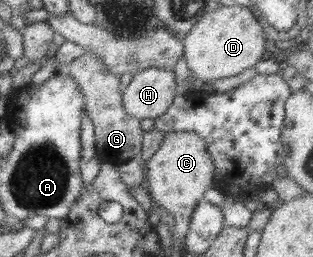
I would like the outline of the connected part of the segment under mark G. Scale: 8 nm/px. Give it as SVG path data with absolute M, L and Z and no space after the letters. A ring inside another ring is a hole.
M91 57L73 61L69 68L69 76L79 84L84 109L94 125L95 150L100 162L112 162L119 167L140 157L144 131L140 128L141 120L129 116L123 108L121 78L103 70L100 60Z

